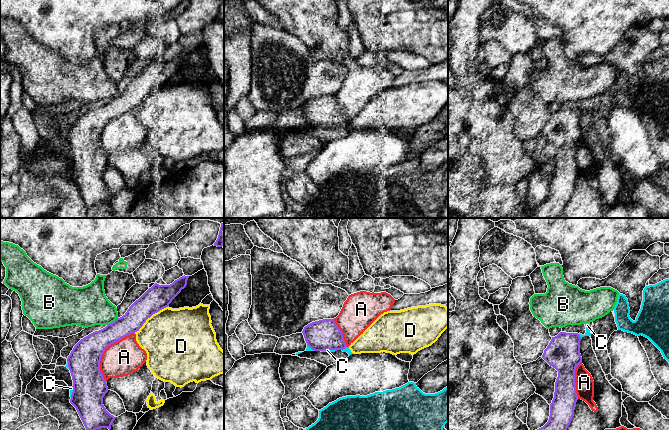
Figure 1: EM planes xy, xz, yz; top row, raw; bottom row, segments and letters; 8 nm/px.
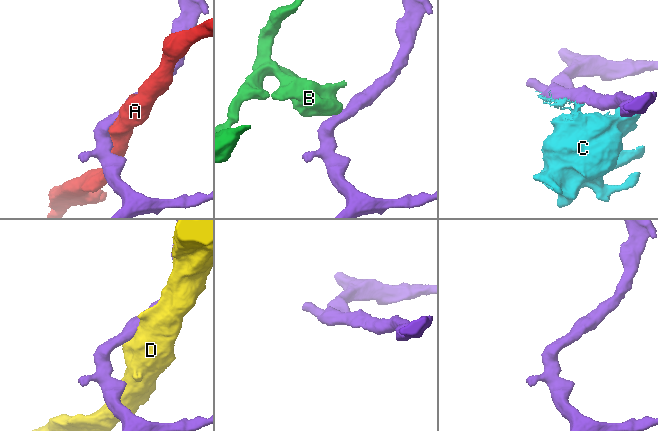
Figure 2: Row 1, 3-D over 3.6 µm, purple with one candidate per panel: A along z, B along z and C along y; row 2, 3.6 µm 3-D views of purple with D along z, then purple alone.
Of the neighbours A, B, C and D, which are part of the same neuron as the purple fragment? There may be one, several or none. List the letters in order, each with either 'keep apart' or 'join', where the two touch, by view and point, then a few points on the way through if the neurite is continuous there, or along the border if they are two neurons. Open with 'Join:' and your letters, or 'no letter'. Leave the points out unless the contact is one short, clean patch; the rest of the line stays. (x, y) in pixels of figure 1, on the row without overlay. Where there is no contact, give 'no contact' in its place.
Join: no letter
A: keep apart | xy (104, 126)
B: keep apart | xy (112, 98) | along xy (117, 93), (107, 101)
C: keep apart | yz (579, 112)
D: keep apart | xy (150, 92)

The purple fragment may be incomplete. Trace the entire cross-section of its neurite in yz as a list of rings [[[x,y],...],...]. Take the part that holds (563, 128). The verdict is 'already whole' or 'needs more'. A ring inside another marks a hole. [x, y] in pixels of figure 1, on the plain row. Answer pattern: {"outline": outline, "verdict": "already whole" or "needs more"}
{"outline": [[[560,108],[552,113],[542,134],[558,147],[548,198],[532,208],[532,218],[559,218],[570,201],[578,172],[575,146],[582,138],[581,113],[578,109]]], "verdict": "already whole"}

